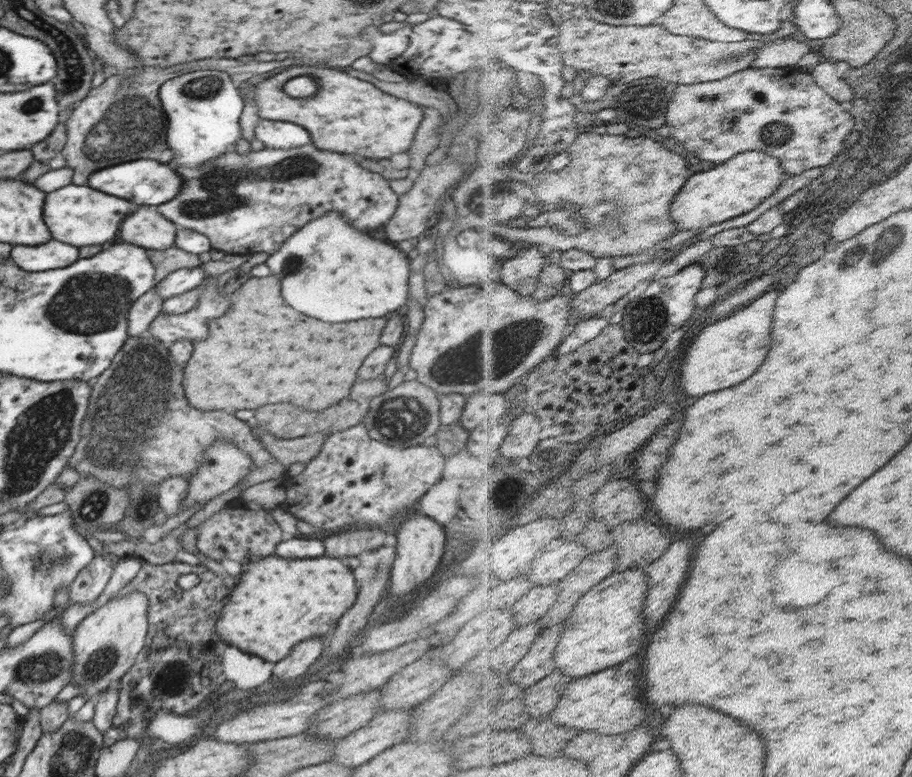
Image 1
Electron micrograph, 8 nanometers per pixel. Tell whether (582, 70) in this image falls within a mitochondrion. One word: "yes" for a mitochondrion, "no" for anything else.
no

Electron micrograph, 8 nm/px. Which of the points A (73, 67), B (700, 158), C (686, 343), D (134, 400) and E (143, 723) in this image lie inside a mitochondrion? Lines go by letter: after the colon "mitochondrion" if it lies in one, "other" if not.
A: mitochondrion
B: other
C: other
D: mitochondrion
E: other

